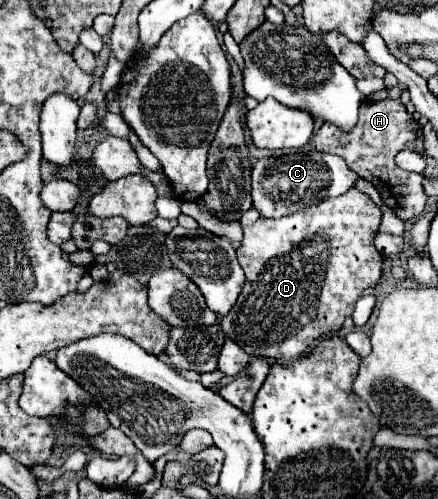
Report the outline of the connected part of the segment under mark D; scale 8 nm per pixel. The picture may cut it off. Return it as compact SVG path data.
M353 187L335 199L309 205L281 219L259 217L253 225L243 227L245 237L237 249L237 257L247 275L247 281L229 315L221 319L221 327L227 337L249 355L289 361L297 359L321 335L339 331L343 321L353 315L357 297L361 297L365 289L375 287L381 279L383 257L373 245L373 237L377 235L379 225L379 205L375 205L369 195Z

